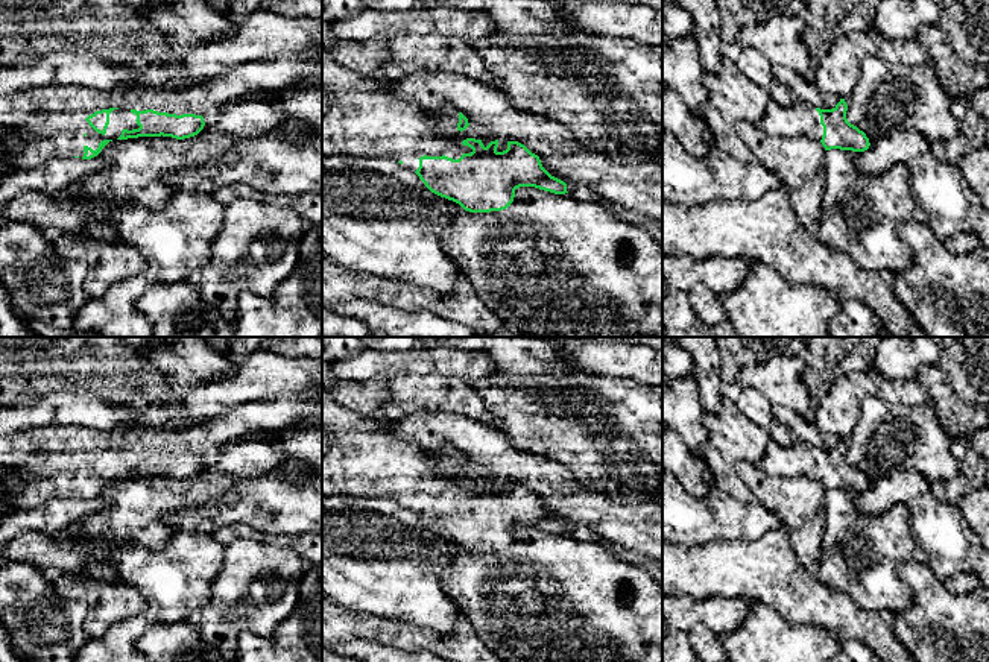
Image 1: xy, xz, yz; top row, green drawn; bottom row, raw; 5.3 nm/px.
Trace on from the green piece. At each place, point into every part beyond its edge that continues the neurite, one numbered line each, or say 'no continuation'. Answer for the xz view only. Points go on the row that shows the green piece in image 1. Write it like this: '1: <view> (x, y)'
1: xz (363, 119)

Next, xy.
1: xy (23, 148)

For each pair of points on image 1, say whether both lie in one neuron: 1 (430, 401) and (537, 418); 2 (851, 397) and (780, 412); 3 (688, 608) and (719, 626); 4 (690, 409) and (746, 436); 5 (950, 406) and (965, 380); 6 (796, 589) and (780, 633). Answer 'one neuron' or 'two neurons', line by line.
1: two neurons
2: two neurons
3: one neuron
4: two neurons
5: two neurons
6: two neurons

